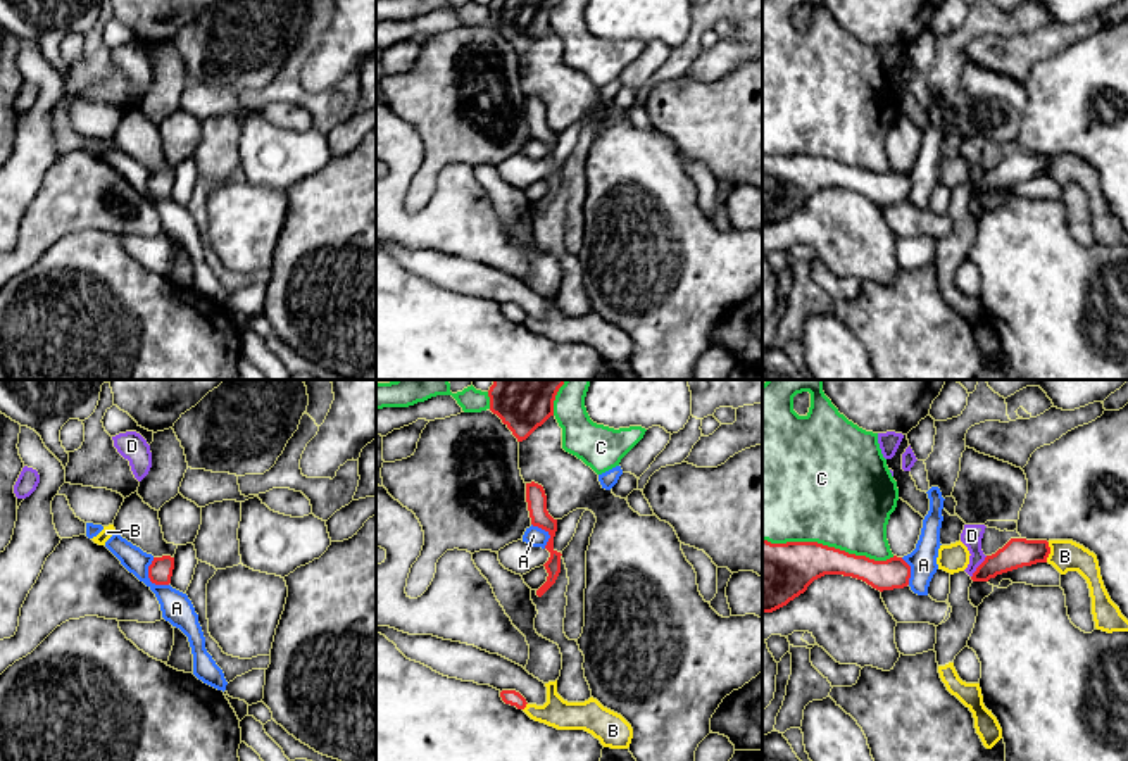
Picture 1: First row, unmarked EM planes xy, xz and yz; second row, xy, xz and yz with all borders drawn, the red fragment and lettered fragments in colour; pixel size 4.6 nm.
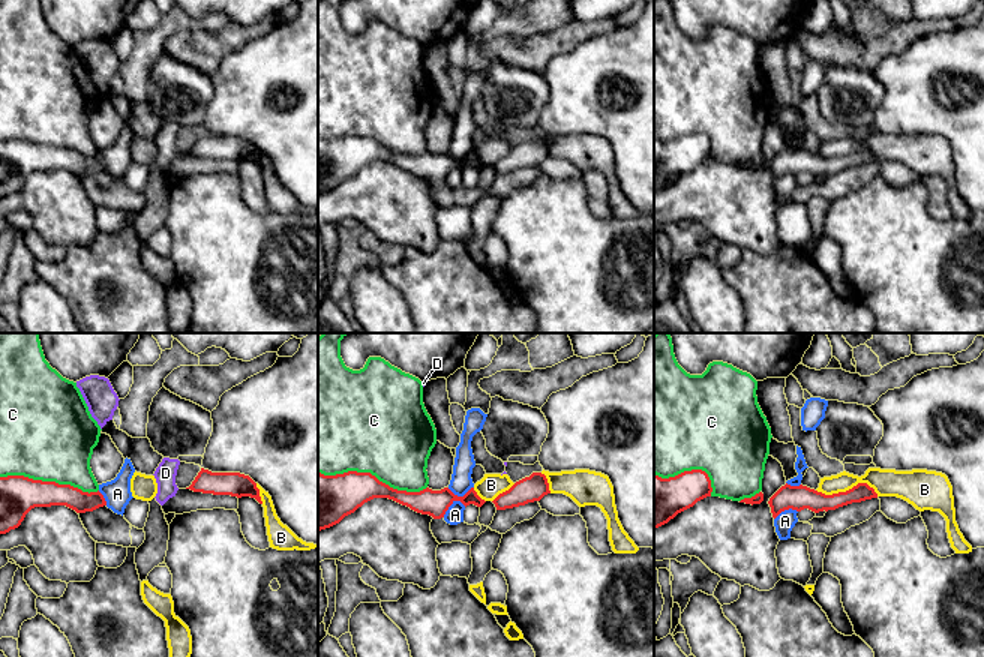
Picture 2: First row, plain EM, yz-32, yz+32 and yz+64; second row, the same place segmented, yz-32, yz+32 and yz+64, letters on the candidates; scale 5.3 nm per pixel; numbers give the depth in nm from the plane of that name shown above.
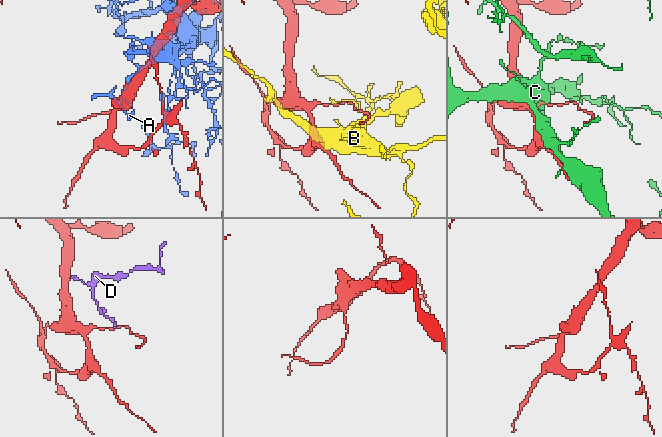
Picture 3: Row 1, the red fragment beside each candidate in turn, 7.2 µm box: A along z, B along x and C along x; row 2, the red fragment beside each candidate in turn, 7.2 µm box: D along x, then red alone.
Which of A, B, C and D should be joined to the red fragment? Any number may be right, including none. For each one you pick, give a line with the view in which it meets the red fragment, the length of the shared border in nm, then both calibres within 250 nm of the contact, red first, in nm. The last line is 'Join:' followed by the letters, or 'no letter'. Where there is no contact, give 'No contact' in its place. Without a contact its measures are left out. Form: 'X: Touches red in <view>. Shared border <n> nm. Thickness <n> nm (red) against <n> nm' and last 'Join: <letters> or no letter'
Join: no letter

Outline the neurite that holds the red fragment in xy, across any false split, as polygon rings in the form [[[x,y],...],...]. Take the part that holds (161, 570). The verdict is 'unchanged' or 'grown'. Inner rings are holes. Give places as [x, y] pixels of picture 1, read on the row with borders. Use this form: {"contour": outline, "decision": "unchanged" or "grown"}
{"contour": [[[162,556],[154,557],[152,564],[148,566],[148,578],[155,585],[169,585],[174,569],[174,557]]], "decision": "unchanged"}

